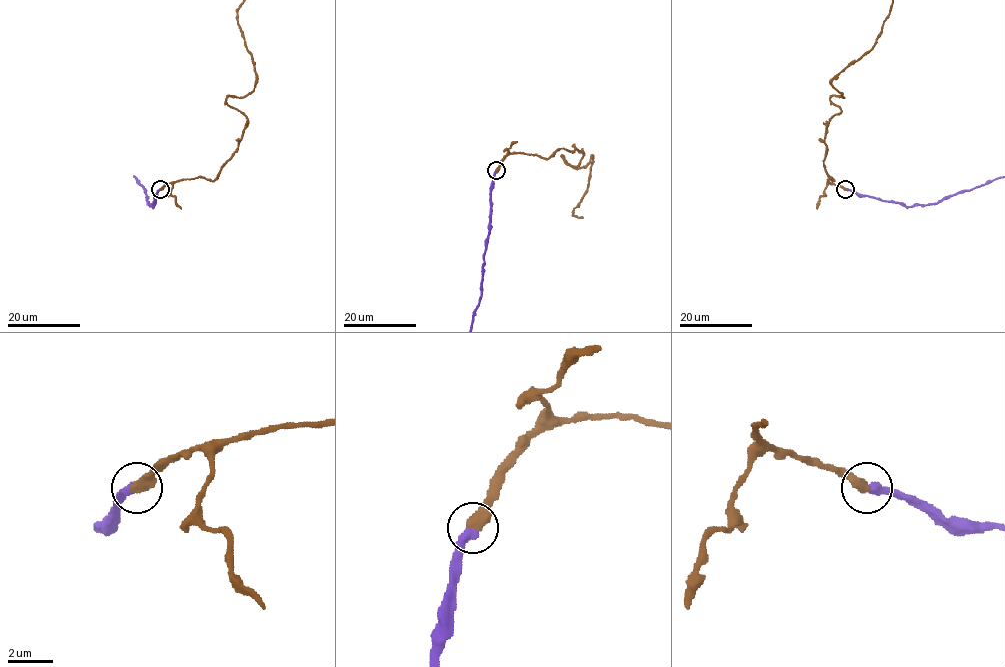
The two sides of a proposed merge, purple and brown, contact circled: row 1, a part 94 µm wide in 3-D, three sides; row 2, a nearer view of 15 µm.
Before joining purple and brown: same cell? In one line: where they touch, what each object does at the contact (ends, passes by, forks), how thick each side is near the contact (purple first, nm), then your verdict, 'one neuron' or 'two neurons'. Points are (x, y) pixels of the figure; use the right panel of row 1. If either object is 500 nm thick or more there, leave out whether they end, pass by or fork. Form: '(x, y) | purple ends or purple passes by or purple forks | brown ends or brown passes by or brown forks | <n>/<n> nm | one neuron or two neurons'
(845, 189) | 400/500 nm | one neuron

